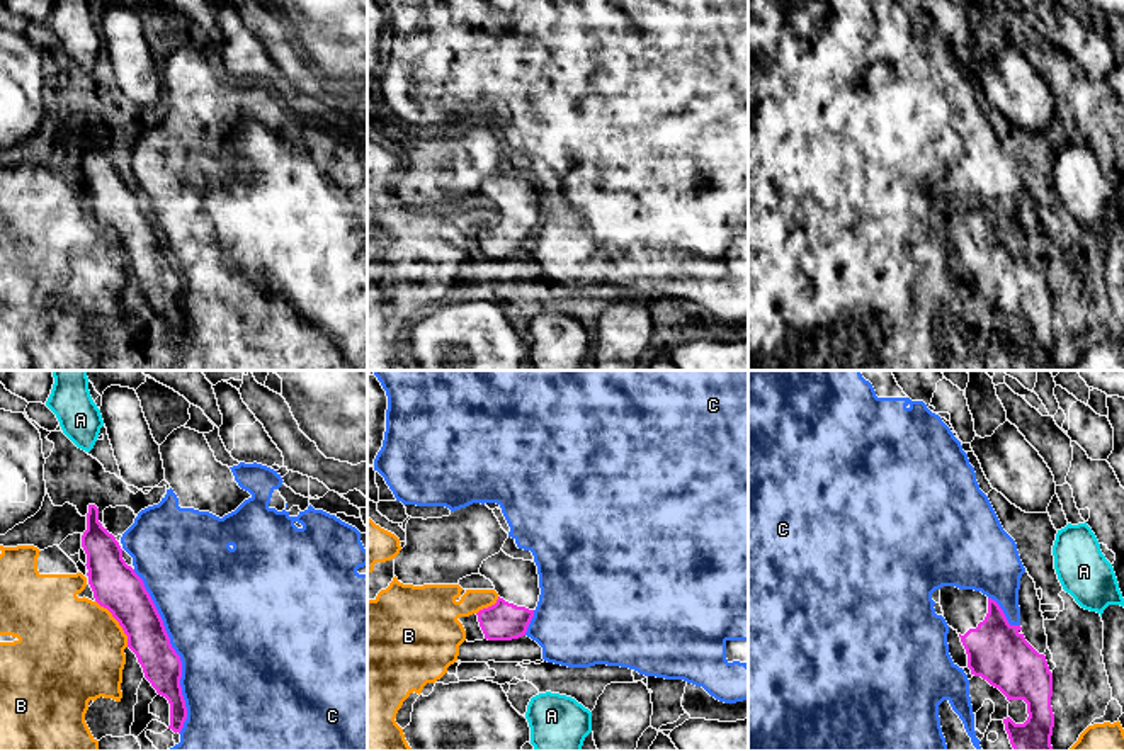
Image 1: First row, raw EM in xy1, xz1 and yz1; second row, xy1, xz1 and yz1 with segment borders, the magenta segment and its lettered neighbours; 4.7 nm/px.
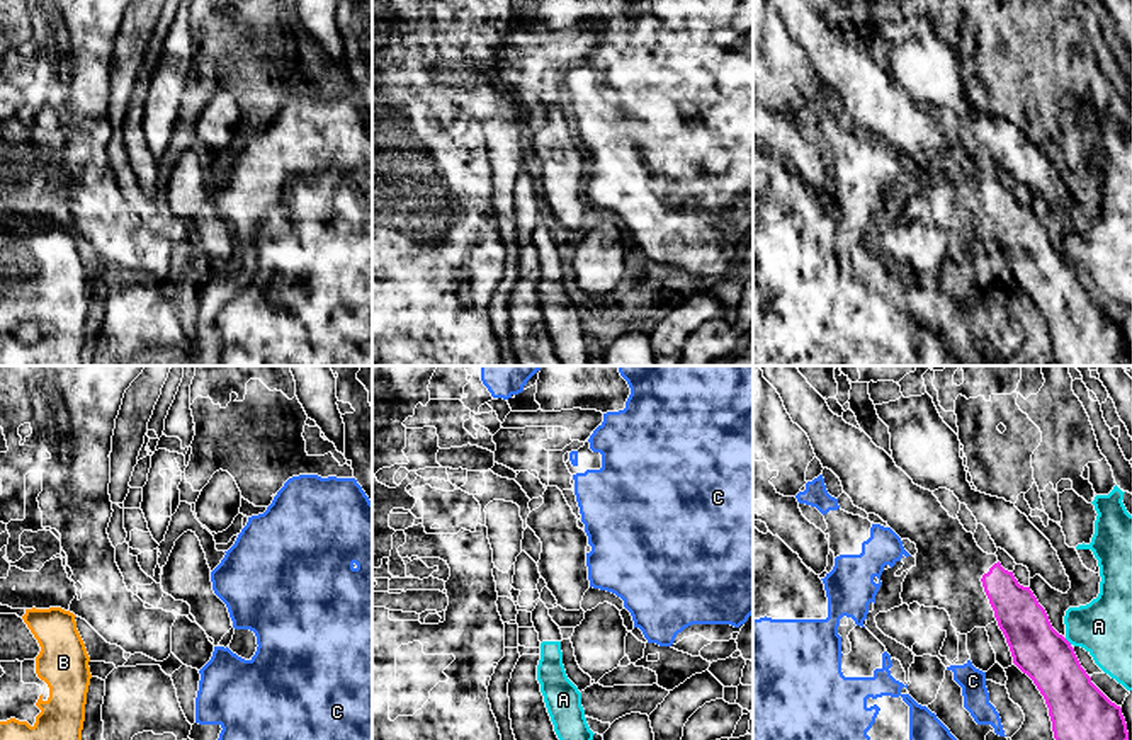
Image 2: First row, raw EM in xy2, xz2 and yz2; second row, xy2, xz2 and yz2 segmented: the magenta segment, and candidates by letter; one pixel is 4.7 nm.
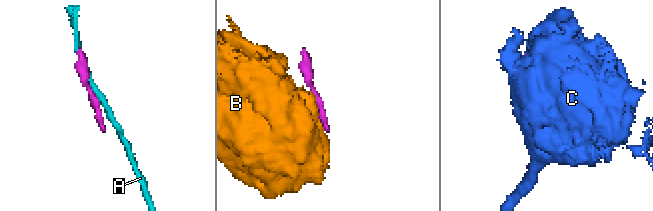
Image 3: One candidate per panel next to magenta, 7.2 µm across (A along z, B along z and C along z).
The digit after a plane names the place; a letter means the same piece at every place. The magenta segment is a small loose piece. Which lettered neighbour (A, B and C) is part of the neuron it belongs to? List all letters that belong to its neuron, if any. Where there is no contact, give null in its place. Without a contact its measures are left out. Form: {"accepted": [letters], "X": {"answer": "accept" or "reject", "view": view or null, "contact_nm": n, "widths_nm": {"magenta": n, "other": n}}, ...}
{"accepted": [], "A": {"answer": "reject", "view": "yz2", "contact_nm": 50, "widths_nm": {"magenta": 240, "other": 260}}, "B": {"answer": "reject", "view": "xy1", "contact_nm": 280, "widths_nm": {"magenta": 220, "other": 480}}, "C": {"answer": "reject", "view": "xy1", "contact_nm": 800, "widths_nm": {"magenta": 190, "other": 480}}}

